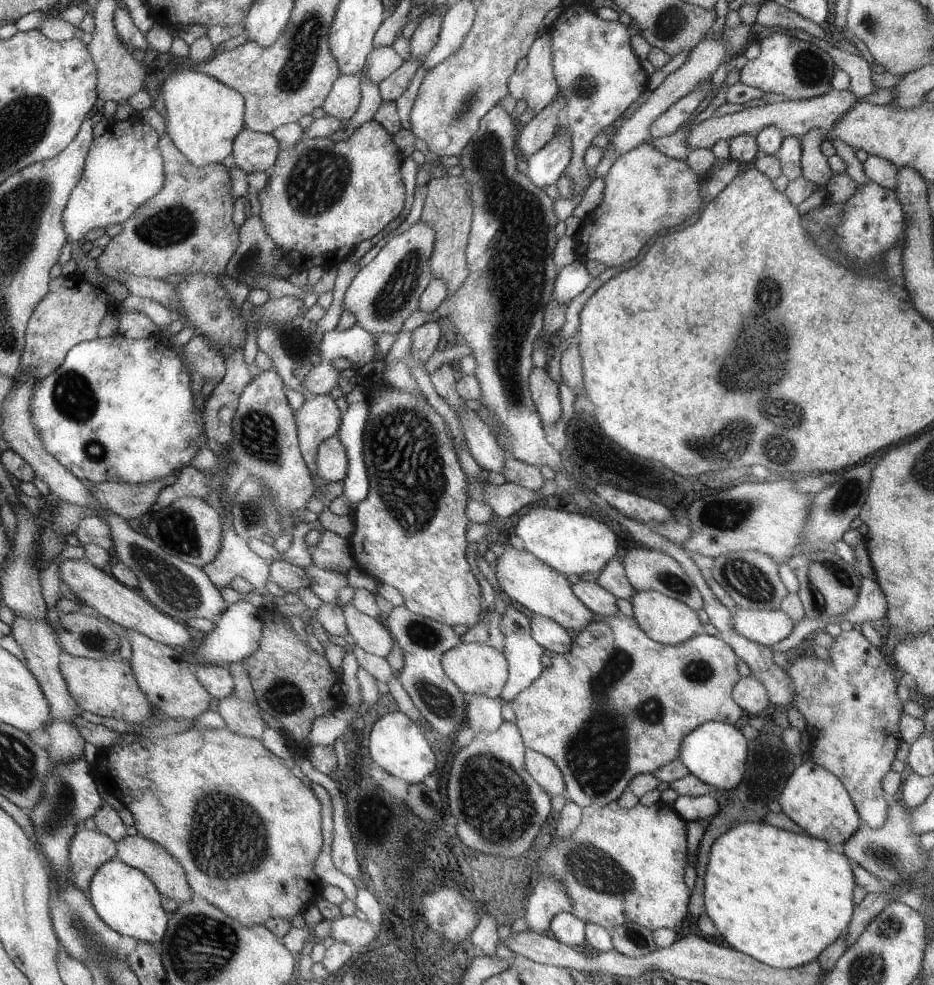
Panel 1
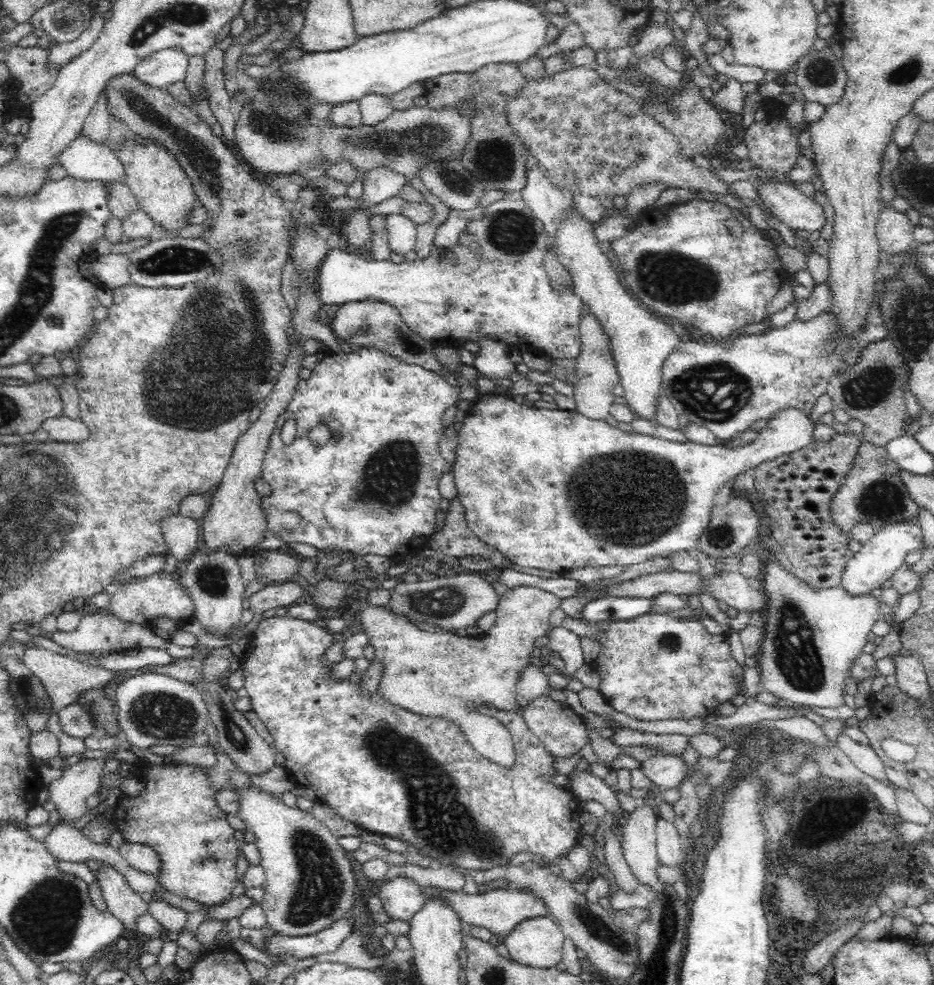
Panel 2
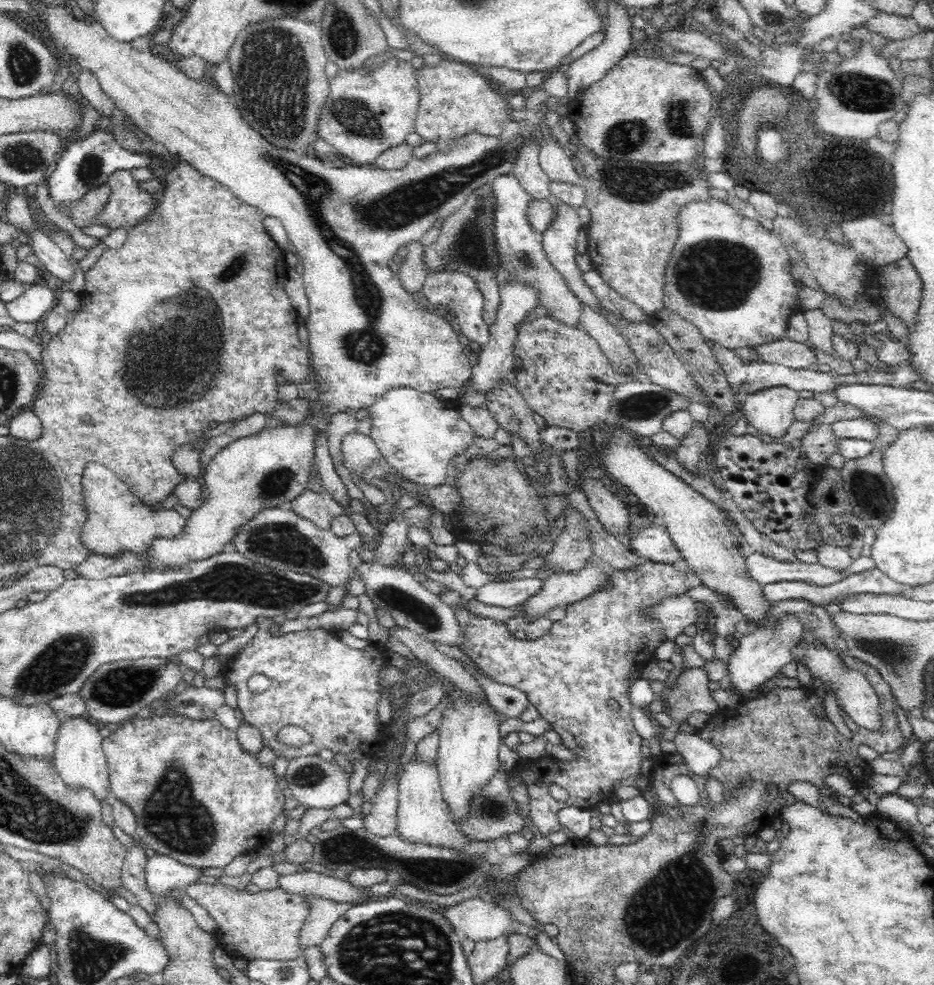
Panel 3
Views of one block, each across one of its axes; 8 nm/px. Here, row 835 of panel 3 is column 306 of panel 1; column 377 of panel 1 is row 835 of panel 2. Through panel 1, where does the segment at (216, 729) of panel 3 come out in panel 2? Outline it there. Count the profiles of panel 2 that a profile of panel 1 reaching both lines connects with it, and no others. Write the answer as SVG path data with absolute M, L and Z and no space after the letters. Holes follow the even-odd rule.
M166 764L158 766L136 766L138 776L144 778L146 790L134 798L128 798L115 807L112 821L124 842L151 846L157 853L160 862L157 881L168 892L179 894L190 900L197 900L209 908L220 906L231 895L236 886L236 861L239 844L234 839L234 830L228 822L227 812L216 804L216 790L208 782L204 768L192 764Z

